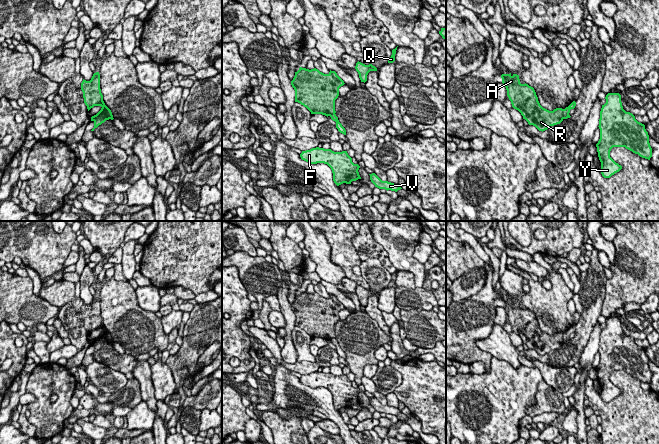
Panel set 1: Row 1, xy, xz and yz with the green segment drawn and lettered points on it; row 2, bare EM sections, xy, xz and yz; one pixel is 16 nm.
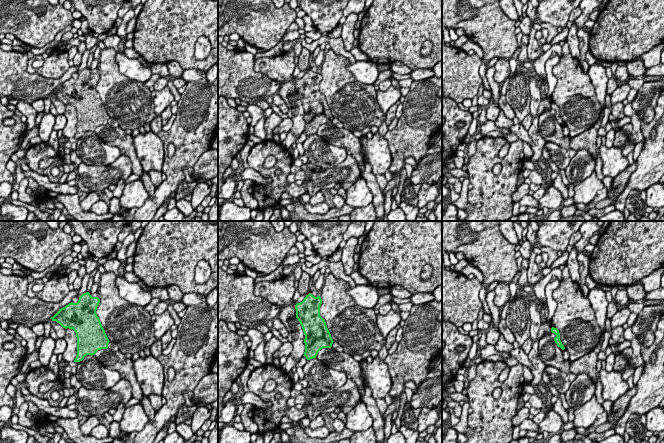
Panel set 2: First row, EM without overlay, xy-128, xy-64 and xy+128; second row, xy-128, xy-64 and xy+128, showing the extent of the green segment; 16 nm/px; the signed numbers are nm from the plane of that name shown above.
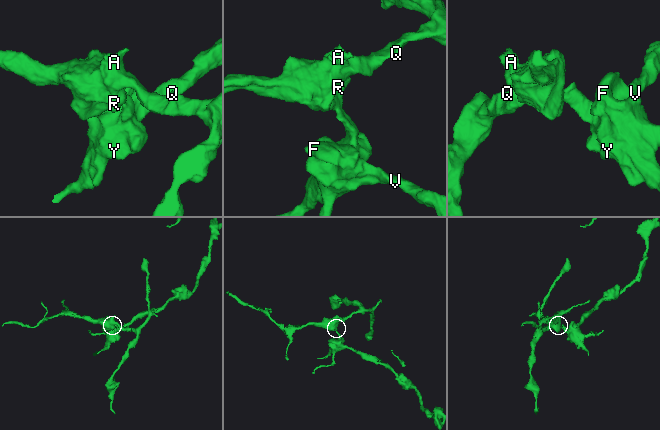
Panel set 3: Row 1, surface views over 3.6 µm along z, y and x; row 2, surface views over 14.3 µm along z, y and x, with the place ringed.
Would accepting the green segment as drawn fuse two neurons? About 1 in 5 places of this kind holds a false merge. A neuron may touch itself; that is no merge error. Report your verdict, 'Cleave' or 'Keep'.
Cleave

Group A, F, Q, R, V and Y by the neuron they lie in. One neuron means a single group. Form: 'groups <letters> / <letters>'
groups A Q R / F V Y

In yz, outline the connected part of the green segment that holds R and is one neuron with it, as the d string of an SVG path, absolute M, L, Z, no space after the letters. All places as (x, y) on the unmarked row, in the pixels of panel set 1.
M502 298L501 302L512 331L521 337L523 343L529 349L533 349L543 356L563 345L563 333L556 332L553 335L549 335L543 332L538 325L534 312L526 307L521 308L519 299Z

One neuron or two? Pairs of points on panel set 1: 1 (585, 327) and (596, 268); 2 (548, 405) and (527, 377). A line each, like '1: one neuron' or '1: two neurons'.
1: one neuron
2: two neurons

